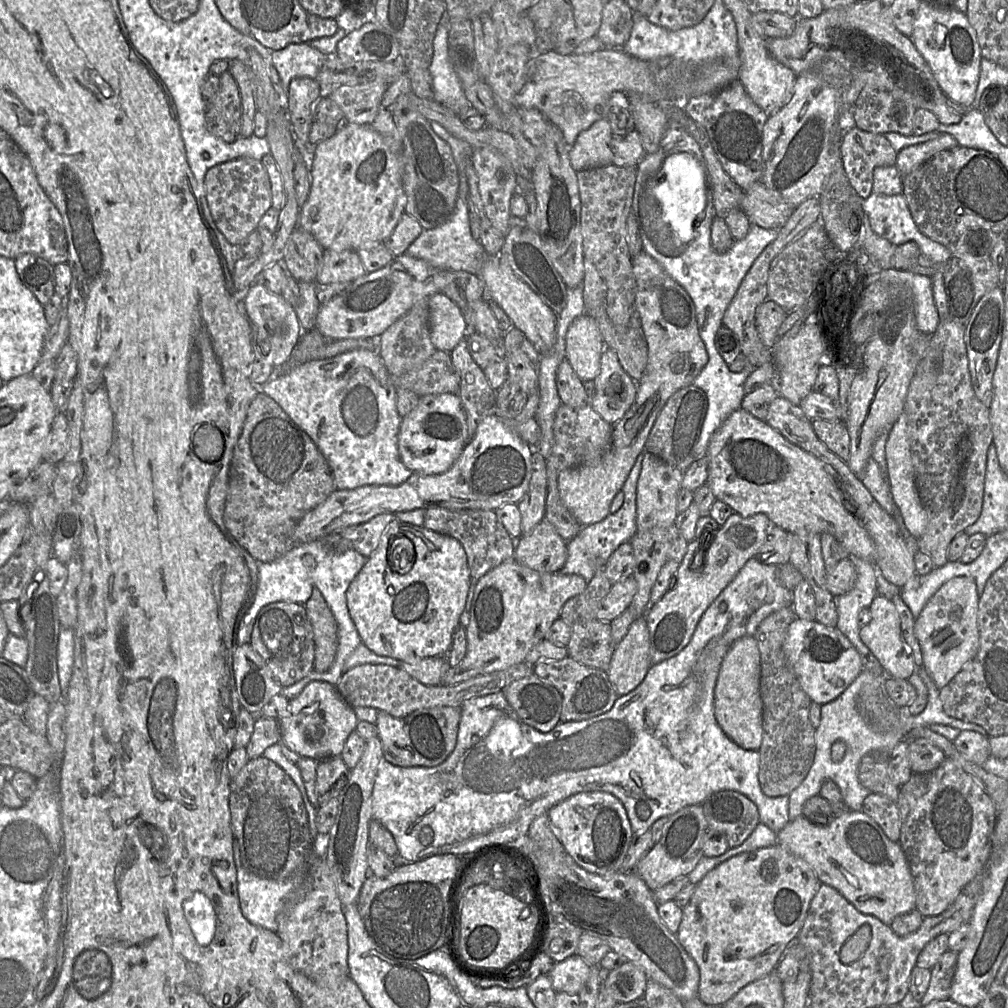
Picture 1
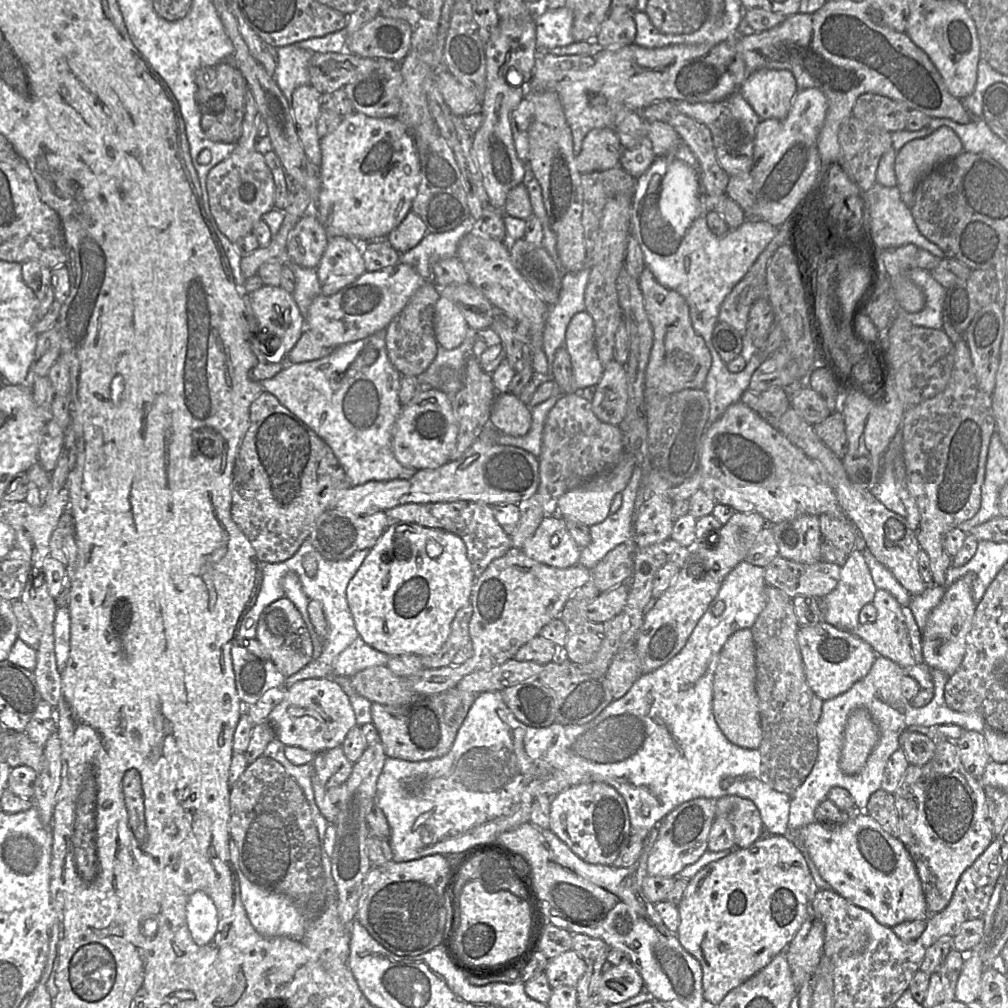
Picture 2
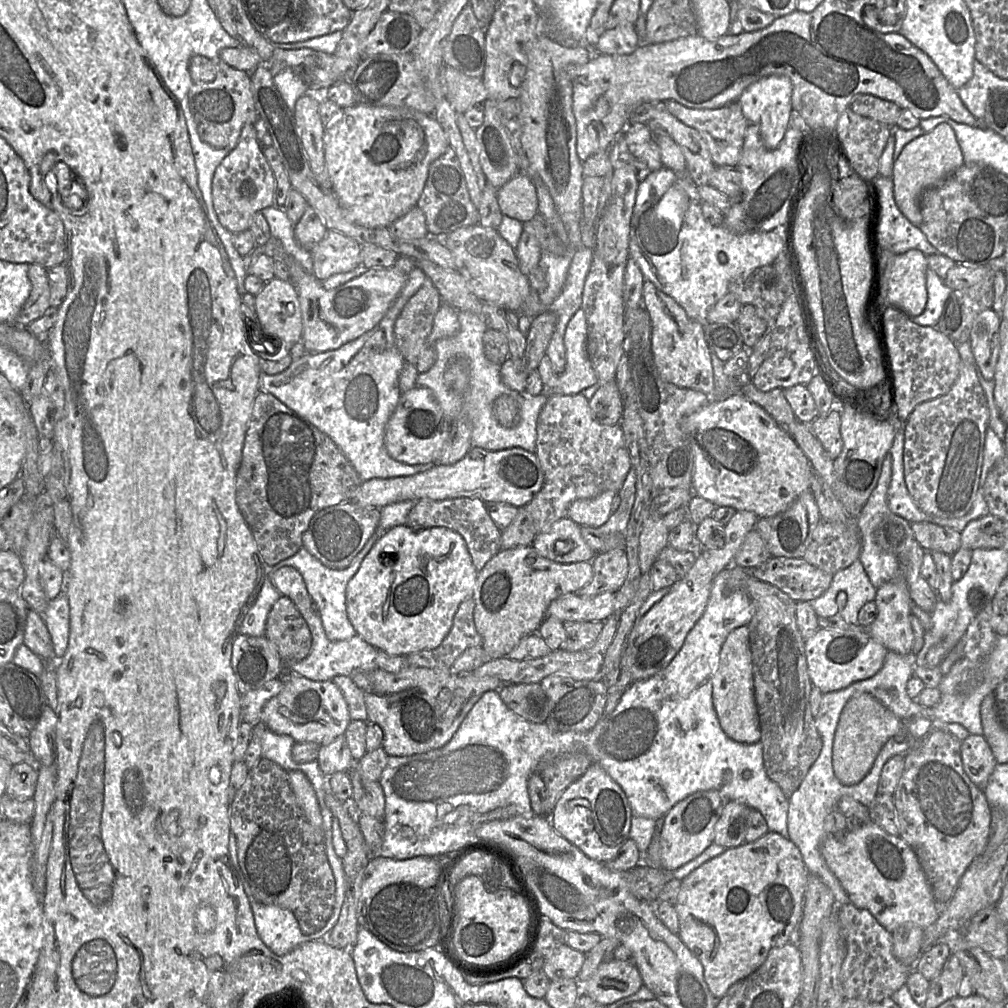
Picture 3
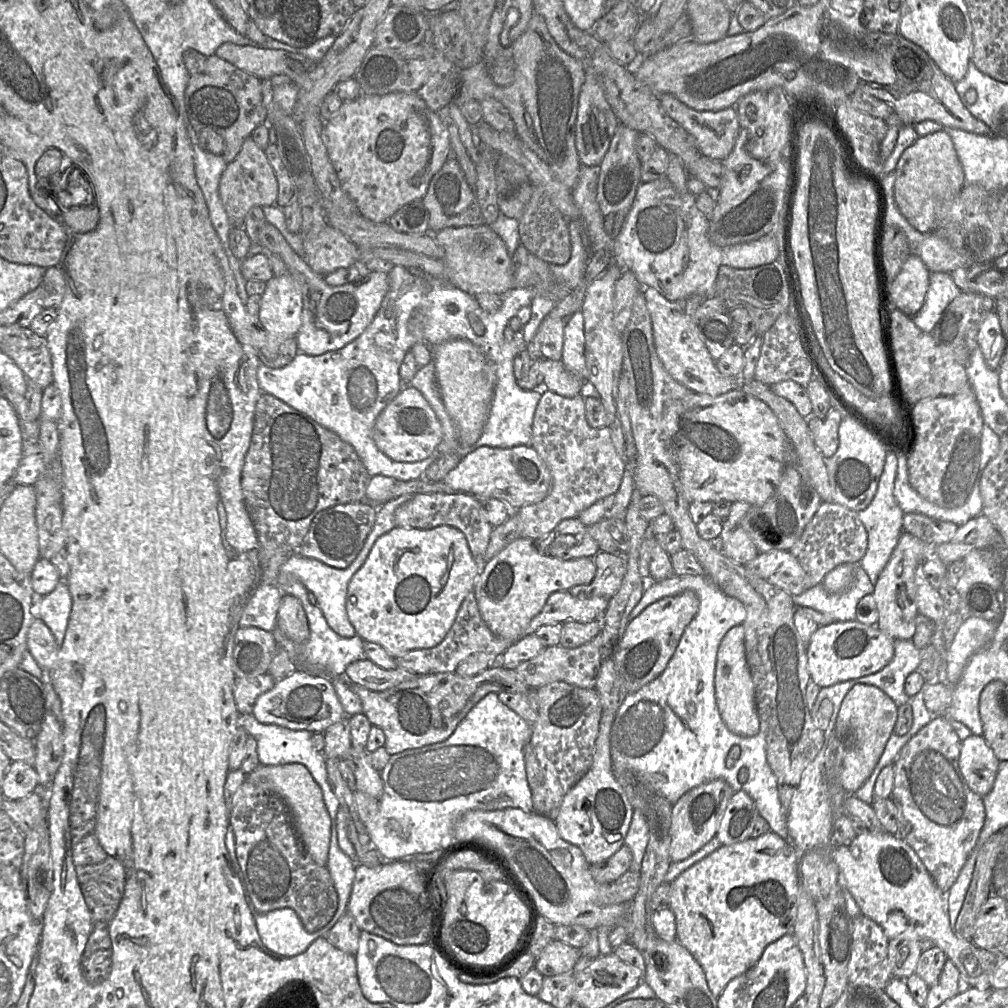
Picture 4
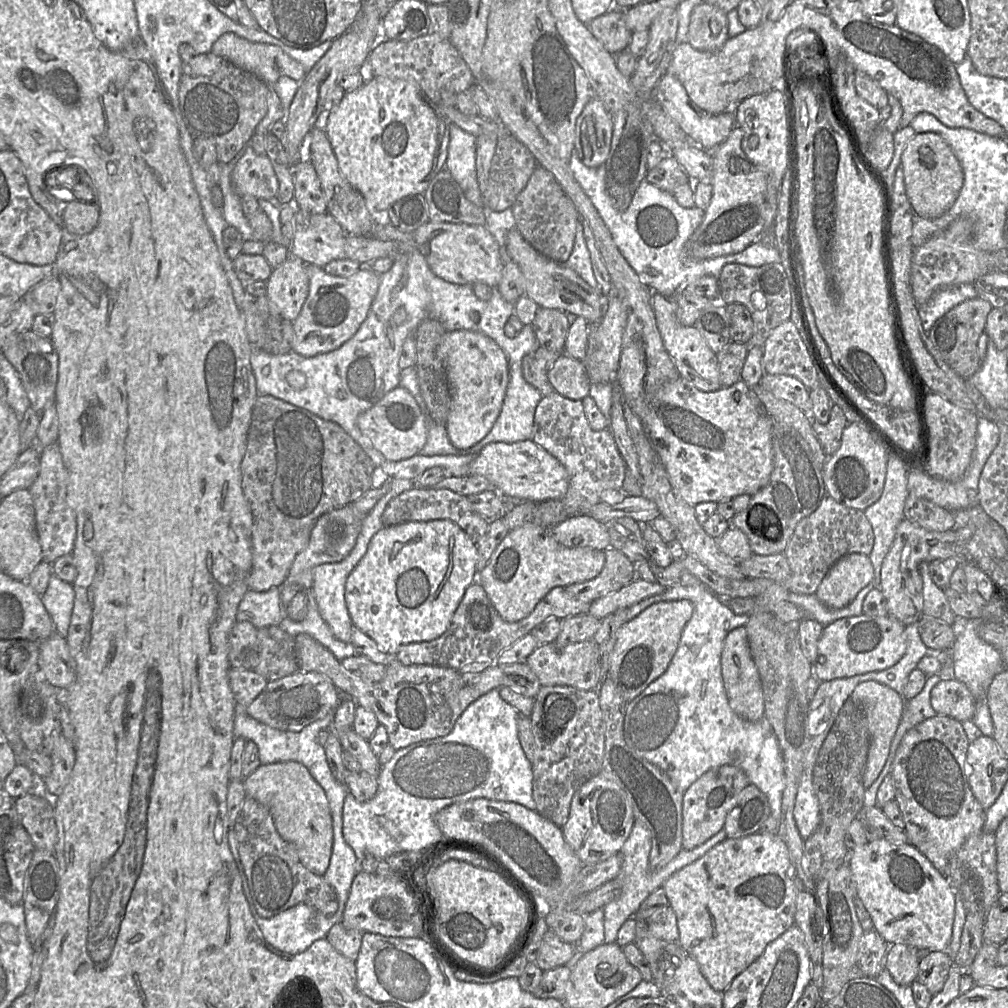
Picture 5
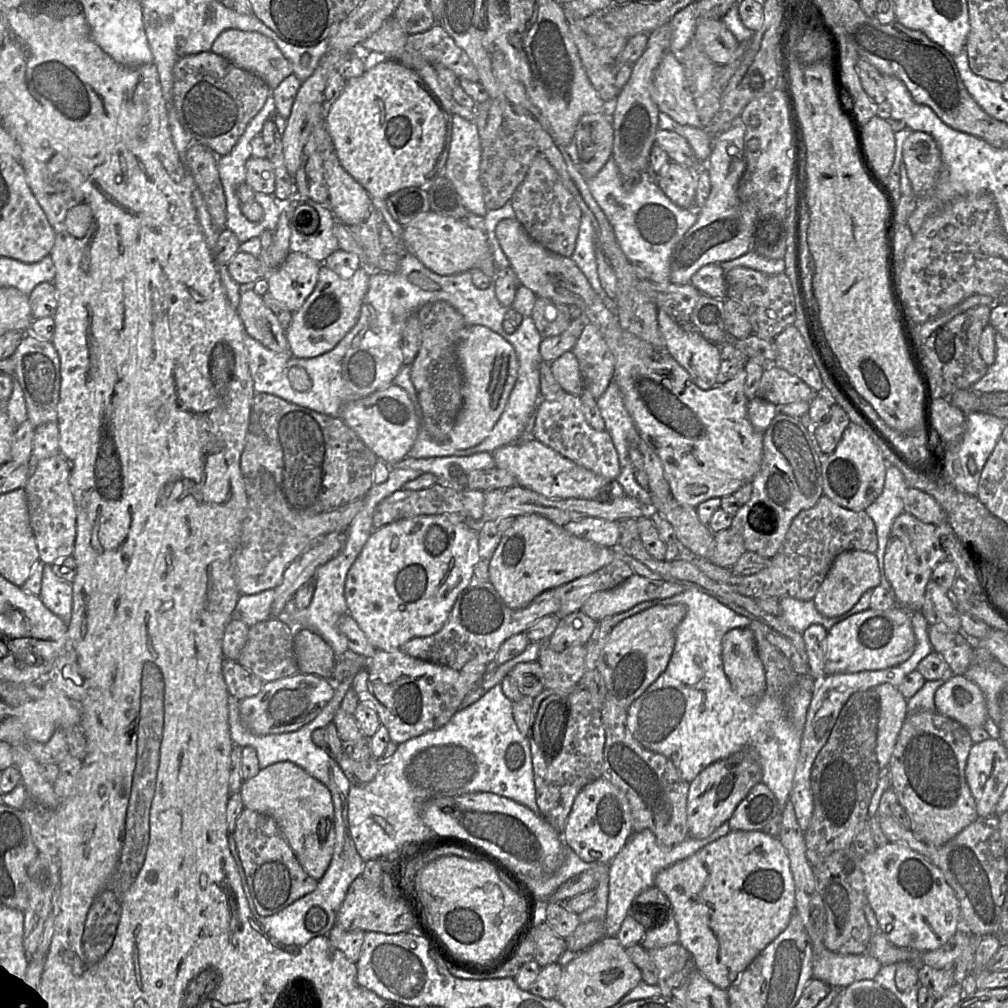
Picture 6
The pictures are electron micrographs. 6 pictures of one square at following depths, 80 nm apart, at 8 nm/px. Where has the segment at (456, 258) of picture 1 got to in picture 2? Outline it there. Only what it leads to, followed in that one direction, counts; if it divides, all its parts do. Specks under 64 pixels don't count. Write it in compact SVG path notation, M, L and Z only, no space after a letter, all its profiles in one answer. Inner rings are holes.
M469 216L460 225L447 232L428 232L413 248L400 254L399 263L411 265L425 279L432 279L433 264L441 258L457 256L460 240L474 228Z

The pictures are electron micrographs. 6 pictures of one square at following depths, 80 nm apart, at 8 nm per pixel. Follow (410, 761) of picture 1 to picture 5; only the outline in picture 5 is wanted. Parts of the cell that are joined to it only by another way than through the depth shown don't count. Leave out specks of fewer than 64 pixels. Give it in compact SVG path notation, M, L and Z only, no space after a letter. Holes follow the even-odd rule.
M306 633L295 637L295 655L299 670L323 674L343 696L352 698L357 705L373 712L378 722L386 728L388 743L395 750L446 736L464 710L492 689L507 686L521 695L535 698L541 688L539 679L525 662L509 665L494 663L480 673L465 675L448 667L403 665L392 657L386 664L383 679L374 683L347 671L327 648Z

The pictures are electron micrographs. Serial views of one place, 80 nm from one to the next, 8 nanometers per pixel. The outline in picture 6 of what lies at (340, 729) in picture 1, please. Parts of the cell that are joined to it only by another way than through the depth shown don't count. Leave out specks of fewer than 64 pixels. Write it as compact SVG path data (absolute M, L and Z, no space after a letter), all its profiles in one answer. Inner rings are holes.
M299 672L265 682L261 690L240 702L240 718L245 727L256 735L292 732L315 719L335 694L335 684L310 673Z

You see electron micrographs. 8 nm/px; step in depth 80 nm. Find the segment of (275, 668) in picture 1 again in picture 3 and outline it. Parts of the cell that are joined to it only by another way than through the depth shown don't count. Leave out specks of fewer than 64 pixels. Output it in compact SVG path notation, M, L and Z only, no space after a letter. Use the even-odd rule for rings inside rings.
M281 595L272 606L264 636L276 646L283 662L296 662L310 653L309 627L294 602L286 596Z

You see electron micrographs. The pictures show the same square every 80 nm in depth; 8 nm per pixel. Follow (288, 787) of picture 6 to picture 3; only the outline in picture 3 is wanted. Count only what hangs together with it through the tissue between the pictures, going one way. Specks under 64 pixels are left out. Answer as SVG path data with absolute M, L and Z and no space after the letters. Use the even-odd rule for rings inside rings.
M298 770L288 771L289 783L296 800L309 823L322 829L322 815L316 792L307 776Z

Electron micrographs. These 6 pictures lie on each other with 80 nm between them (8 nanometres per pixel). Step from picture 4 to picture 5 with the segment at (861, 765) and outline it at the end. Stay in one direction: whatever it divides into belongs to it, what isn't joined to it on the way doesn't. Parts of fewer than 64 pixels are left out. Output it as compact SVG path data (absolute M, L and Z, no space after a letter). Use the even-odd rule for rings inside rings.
M863 682L856 686L850 698L863 711L870 737L867 762L862 782L867 789L879 776L887 760L892 739L898 729L906 700L893 689L877 682Z

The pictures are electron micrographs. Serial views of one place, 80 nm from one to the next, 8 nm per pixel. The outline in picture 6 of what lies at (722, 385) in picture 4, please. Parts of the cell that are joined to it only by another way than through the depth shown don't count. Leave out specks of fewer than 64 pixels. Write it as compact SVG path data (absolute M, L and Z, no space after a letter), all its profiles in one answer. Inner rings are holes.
M662 308L657 310L658 327L672 357L703 390L715 387L721 364L720 346L708 341L700 332L684 330Z

